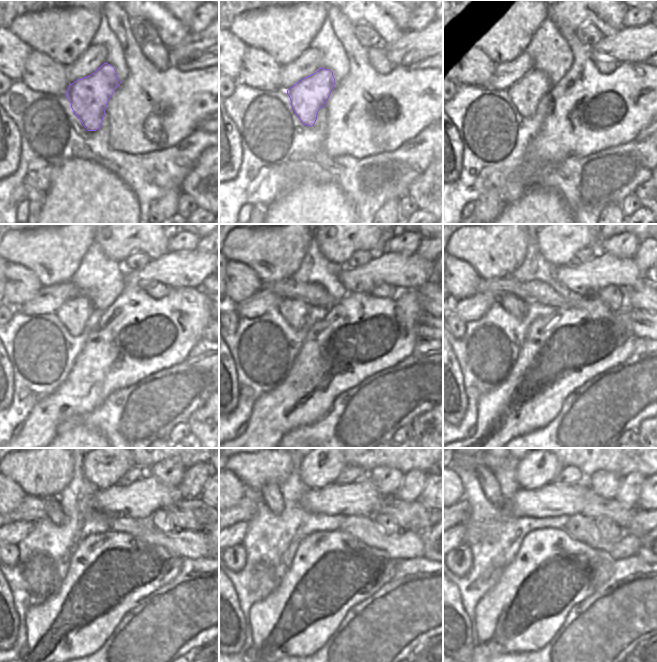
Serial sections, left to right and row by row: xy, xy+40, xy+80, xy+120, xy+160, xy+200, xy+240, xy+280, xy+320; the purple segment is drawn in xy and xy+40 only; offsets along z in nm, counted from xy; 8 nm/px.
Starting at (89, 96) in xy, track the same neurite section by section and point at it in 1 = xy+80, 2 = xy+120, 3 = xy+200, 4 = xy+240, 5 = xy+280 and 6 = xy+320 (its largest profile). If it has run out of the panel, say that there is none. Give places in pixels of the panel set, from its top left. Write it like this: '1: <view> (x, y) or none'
1: xy+80 (526, 93)
2: xy+120 (74, 313)
3: xy+200 (515, 306)
4: xy+240 (55, 513)
5: xy+280 (270, 493)
6: xy+320 (487, 481)

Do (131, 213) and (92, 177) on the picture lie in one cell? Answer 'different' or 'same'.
same

